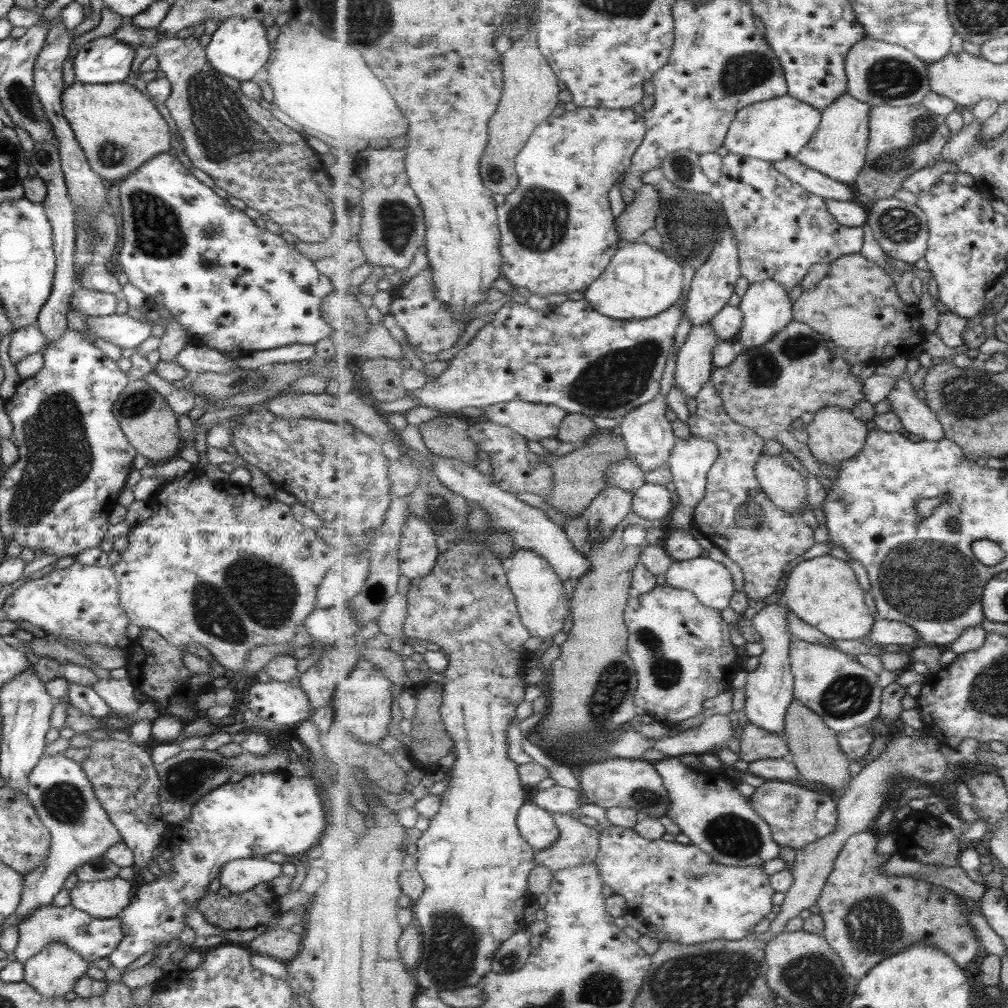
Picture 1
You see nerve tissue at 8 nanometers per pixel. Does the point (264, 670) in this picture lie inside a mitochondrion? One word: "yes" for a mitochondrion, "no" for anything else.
no

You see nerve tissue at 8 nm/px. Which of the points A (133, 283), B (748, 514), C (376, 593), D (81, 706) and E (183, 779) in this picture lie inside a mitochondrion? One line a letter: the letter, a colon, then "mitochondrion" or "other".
A: other
B: mitochondrion
C: mitochondrion
D: other
E: mitochondrion

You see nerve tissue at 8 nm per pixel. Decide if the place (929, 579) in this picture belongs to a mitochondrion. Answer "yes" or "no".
yes

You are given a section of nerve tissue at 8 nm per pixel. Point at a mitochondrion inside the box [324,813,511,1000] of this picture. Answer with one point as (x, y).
(452, 950)

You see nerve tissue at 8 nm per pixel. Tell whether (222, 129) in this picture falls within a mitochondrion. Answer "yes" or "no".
yes

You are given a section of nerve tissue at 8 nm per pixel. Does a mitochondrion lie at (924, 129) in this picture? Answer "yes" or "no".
yes

